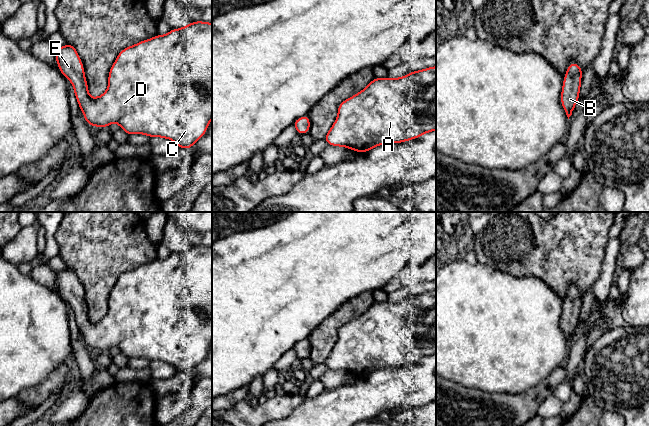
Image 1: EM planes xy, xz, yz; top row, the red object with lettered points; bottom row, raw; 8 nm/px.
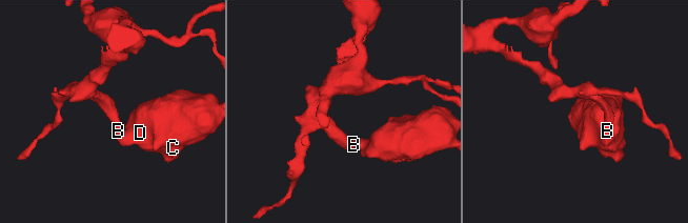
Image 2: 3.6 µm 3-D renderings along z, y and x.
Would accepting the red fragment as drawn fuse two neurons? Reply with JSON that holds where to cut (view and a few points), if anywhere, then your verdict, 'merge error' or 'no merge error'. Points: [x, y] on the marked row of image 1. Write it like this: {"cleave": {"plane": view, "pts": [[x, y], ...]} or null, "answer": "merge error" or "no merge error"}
{"cleave": null, "answer": "no merge error"}

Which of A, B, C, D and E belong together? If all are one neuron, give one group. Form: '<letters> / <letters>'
A B C D E

